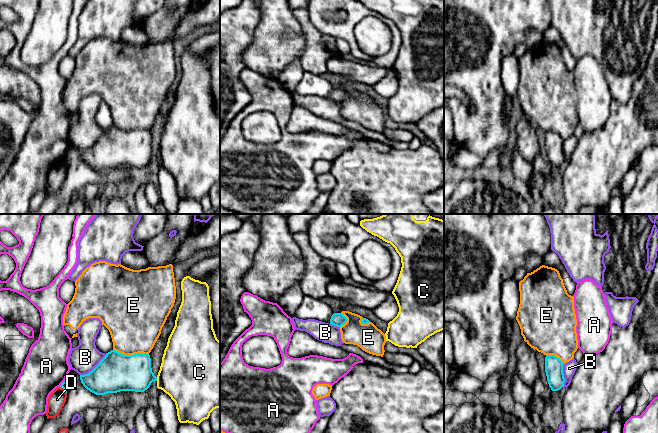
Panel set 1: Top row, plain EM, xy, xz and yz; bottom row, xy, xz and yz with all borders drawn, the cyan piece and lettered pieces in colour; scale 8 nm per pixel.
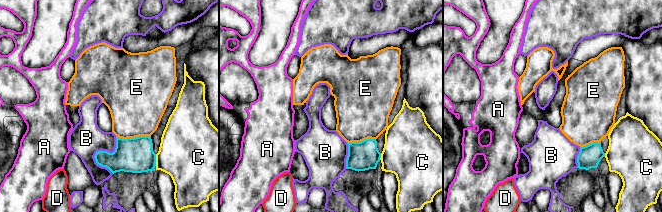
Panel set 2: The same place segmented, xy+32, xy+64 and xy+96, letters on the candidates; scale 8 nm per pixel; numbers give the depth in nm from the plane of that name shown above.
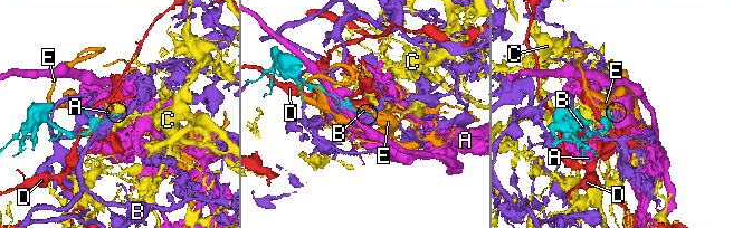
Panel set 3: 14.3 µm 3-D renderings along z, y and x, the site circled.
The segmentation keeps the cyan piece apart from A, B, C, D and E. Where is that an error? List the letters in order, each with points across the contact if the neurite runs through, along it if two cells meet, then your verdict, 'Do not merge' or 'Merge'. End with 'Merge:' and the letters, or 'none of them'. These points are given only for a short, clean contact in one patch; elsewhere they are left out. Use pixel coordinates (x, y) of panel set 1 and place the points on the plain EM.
A: Do not merge
B: Do not merge
C: Do not merge
D: Do not merge
E: Path across: xy (116, 148), (131, 131), (134, 100). Merge
Merge: E

